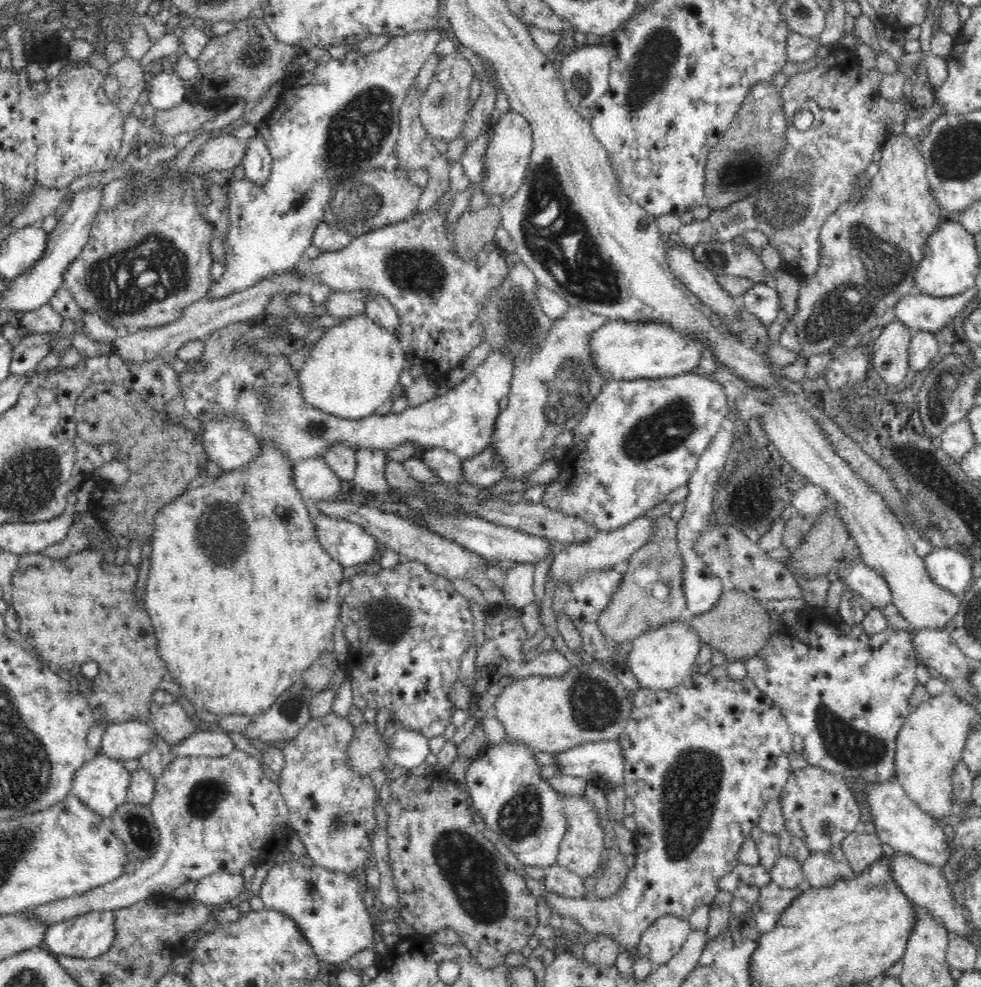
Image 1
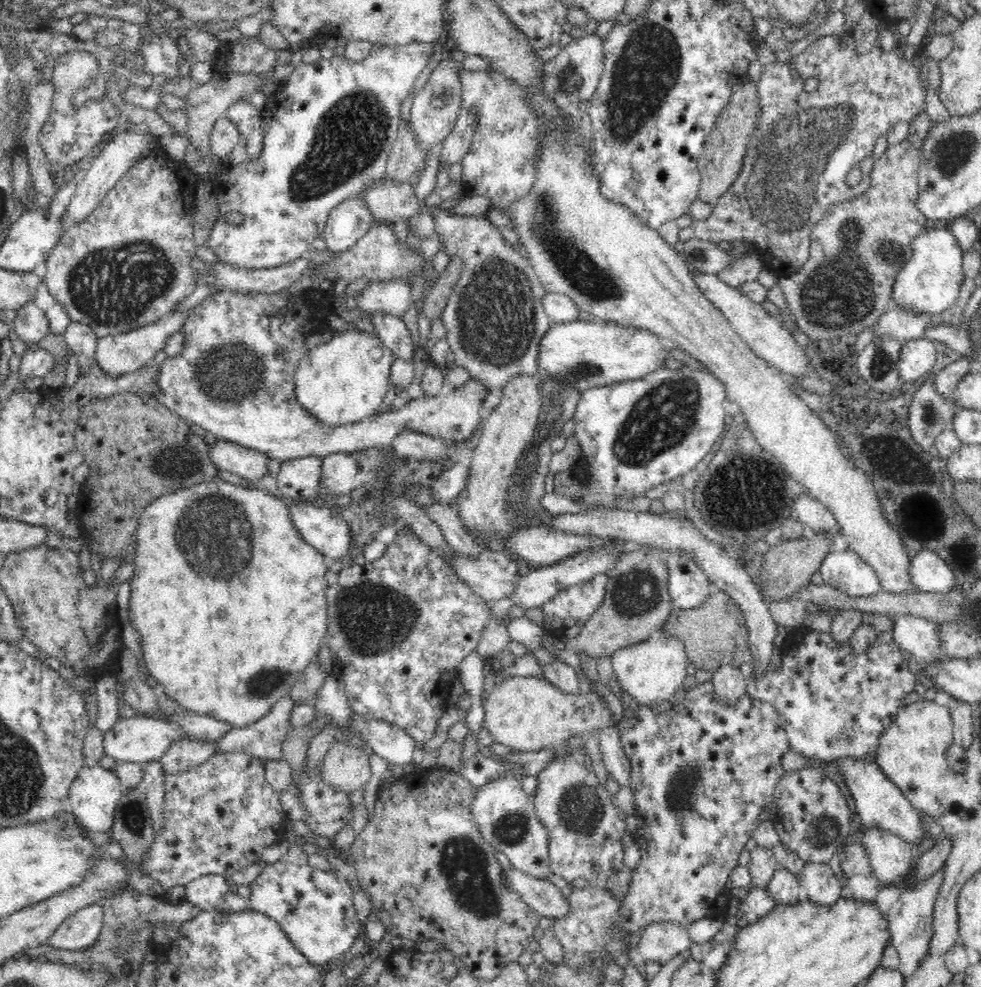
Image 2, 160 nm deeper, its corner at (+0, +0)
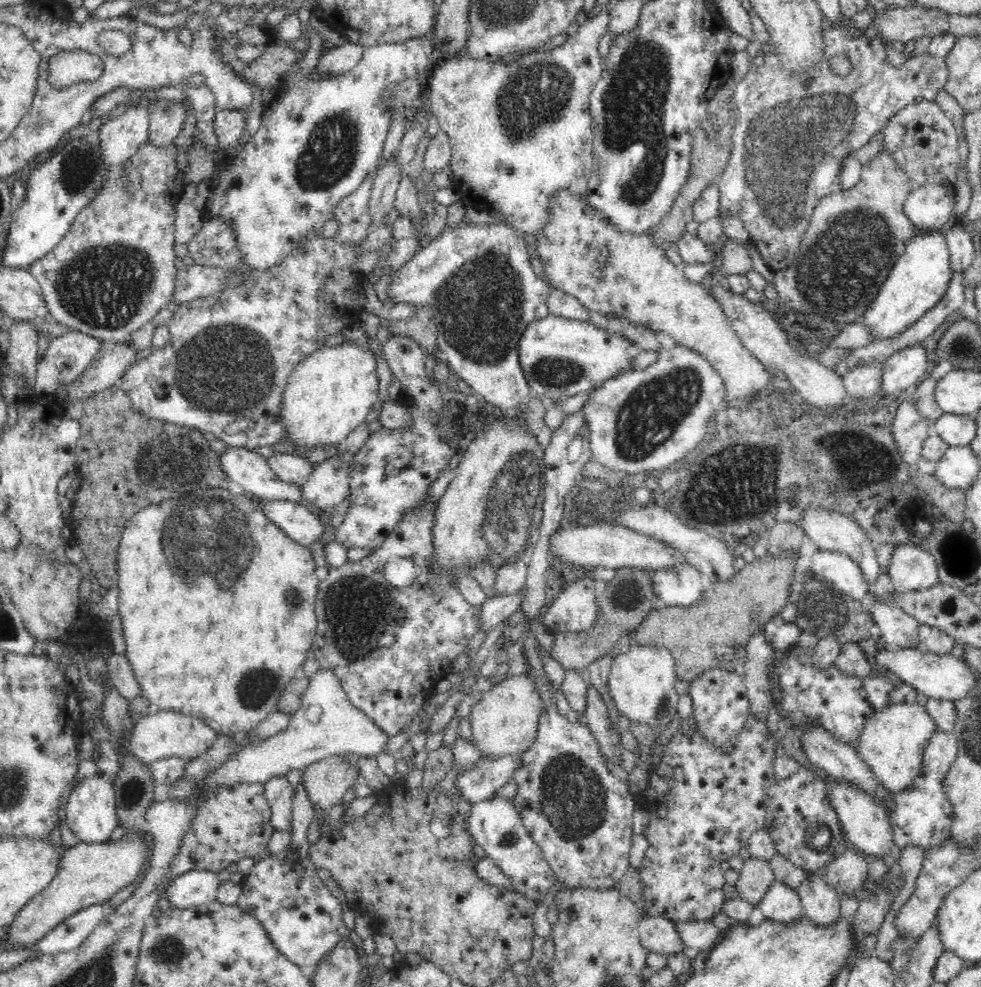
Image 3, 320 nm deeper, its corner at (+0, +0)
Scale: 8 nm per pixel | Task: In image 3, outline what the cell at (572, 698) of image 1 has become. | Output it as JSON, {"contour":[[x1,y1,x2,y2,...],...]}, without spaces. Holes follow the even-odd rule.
{"contour":[[508,675,505,679,495,681,494,686,483,693,473,706,464,733,471,739,470,743,473,742,472,747,480,757,520,755,537,739,543,706,542,697,527,675]]}

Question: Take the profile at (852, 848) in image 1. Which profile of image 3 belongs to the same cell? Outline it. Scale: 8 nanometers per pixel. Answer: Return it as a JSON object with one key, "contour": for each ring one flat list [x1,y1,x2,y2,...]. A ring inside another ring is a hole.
{"contour":[[847,850,835,857,823,870,825,883,838,894,859,893,863,880,869,875,869,864,860,852]]}

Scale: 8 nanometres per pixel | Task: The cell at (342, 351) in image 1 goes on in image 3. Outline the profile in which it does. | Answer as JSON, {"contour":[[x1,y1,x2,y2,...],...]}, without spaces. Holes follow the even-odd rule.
{"contour":[[344,343,316,350,308,358,302,359,288,377,281,404,281,423,285,426,290,443,304,448,336,447,343,445,347,436,356,430,370,414,374,402,378,400,378,374,376,354,369,348]]}

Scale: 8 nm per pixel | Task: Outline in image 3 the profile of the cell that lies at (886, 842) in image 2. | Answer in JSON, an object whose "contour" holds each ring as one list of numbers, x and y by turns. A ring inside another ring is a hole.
{"contour":[[824,775,824,779,831,805,837,812,842,831,845,832,849,845,865,855,872,855,872,857,880,860,886,854,890,854,895,842,892,825,884,807,878,801,874,801,874,797,858,785,834,779,827,775]]}

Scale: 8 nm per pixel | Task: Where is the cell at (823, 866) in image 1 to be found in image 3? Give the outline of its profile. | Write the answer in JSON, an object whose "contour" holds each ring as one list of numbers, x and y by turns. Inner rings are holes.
{"contour":[[823,871,821,875,808,873,797,893,803,906,802,916,810,919,814,925,830,927,839,922,840,898,838,893,825,883]]}

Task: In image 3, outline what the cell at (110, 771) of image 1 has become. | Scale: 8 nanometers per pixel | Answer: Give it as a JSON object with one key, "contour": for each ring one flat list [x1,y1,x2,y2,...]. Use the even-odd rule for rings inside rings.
{"contour":[[95,774,72,786,65,797,67,800,66,820,70,830,82,843,103,843,110,839,110,834,119,825,114,795,112,780,105,775,97,776]]}

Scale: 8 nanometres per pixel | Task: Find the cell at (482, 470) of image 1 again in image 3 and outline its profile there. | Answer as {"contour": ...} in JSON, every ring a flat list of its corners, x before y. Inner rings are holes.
{"contour":[[434,494,418,511,407,515,382,546,369,556,343,566,330,567,328,576,320,582,315,602,317,631,312,643,312,654,320,663,320,670,332,671,352,703,379,726,388,736,402,732,418,718,424,700,429,700,434,684,451,670,451,662,466,651,470,638,480,626,481,606,472,606,455,586,455,580,434,575,435,561,432,527,434,511,440,499],[394,558,410,558,416,565,416,579,411,586,394,587,384,577,385,564]]}

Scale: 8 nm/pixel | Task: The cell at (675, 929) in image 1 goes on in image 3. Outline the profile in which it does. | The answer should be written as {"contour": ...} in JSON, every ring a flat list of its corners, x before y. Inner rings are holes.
{"contour":[[643,915,639,924,639,936,647,953,672,956,680,954,686,948,674,922,660,916]]}

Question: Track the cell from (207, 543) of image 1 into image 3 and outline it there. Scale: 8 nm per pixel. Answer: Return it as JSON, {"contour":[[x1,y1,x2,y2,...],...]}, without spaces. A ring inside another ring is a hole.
{"contour":[[208,488,196,490,188,498,176,500,176,506,174,500,151,504,125,524,117,550,117,568,116,586,120,589,118,612,126,642,125,655,139,682,141,696,150,702,152,710,176,710,184,715,193,715,219,737,248,732,277,710,277,700,282,696,282,691,300,675,306,654,312,648,317,631,315,602,320,581,314,575,316,564,308,547,292,540,278,525,272,523,262,511,261,500,247,493,240,495,230,493,228,489]]}

